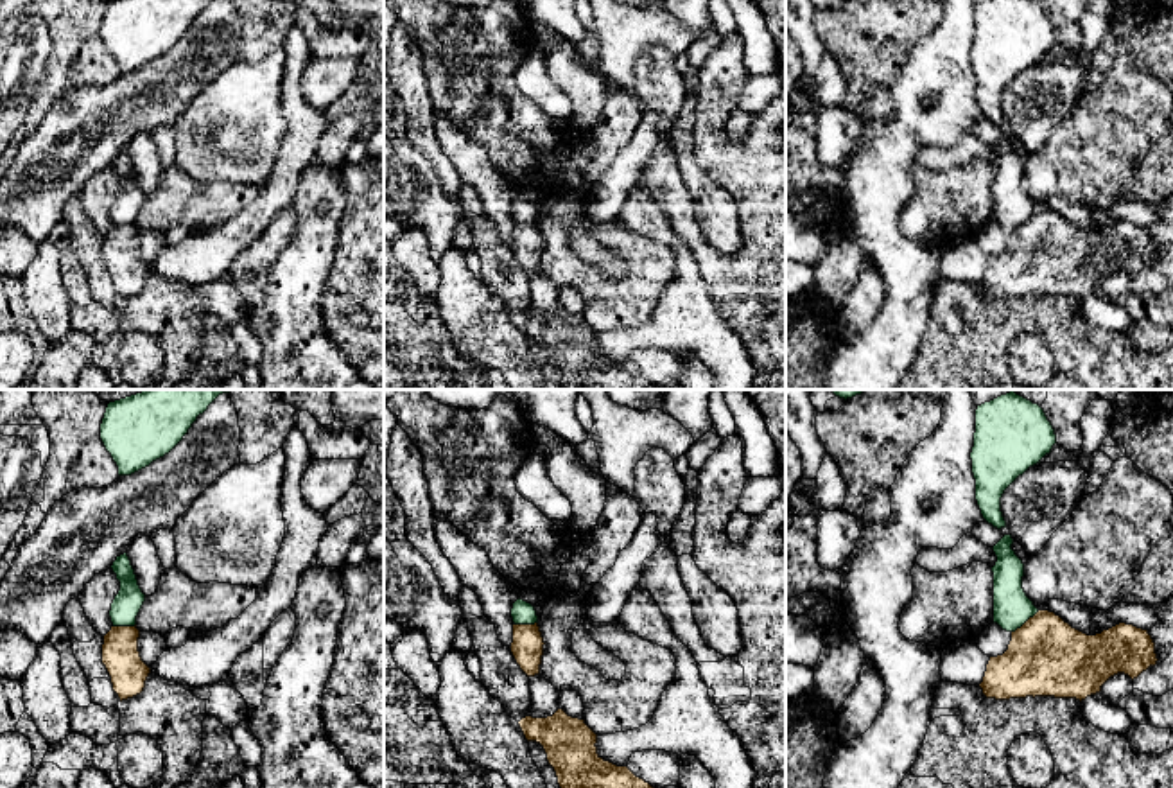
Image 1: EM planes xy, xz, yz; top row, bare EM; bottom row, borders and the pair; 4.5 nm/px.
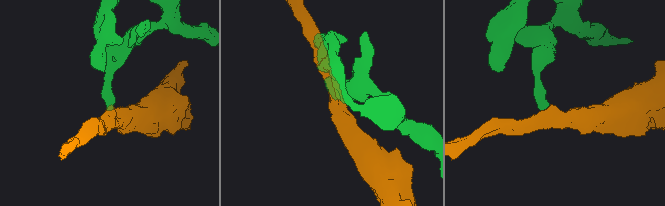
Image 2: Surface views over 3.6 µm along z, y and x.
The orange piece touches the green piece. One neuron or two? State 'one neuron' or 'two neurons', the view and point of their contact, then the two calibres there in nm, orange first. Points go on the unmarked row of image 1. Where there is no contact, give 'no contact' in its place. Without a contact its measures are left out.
two neurons | yz (1026, 219) | 360/170 nm

